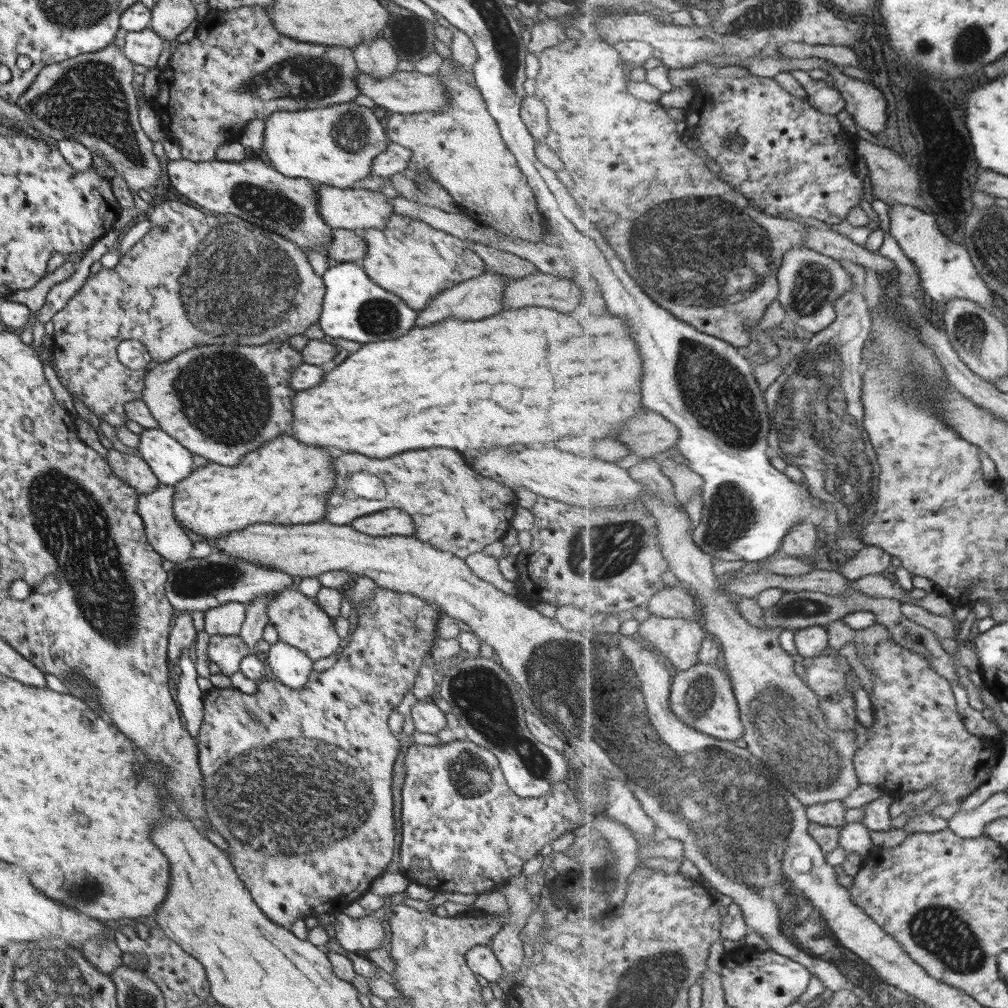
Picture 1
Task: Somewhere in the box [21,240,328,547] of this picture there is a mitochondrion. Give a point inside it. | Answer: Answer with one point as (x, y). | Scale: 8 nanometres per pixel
(225, 396)

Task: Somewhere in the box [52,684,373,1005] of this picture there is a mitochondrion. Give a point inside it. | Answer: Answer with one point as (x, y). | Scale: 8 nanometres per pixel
(297, 961)

